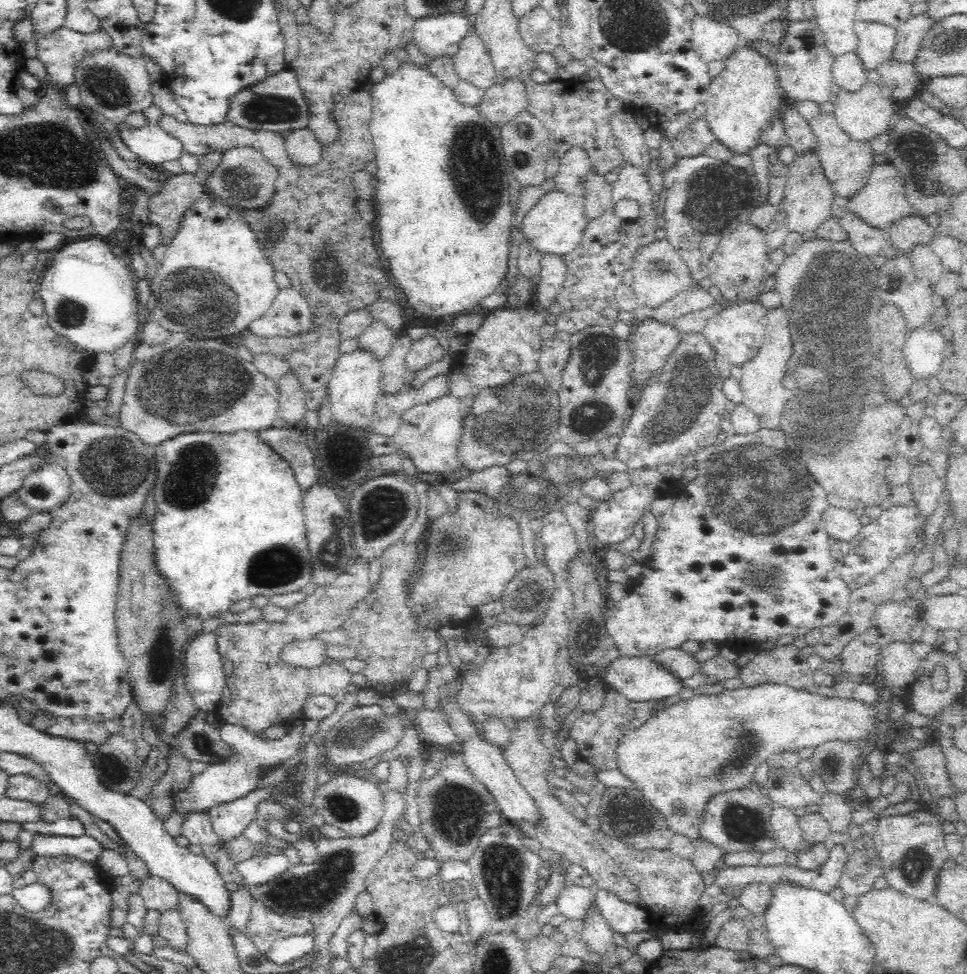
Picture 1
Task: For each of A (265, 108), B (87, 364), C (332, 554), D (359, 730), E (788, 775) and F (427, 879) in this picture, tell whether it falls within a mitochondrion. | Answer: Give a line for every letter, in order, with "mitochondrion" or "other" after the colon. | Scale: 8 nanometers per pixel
A: mitochondrion
B: other
C: mitochondrion
D: mitochondrion
E: other
F: other

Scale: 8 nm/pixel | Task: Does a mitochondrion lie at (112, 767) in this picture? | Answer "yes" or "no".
yes

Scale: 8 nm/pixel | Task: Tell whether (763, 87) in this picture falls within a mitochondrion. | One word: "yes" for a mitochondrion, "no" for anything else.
no

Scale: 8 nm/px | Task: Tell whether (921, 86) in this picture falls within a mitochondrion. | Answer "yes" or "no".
no

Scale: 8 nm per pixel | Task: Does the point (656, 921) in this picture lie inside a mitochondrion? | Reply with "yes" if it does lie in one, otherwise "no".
no

